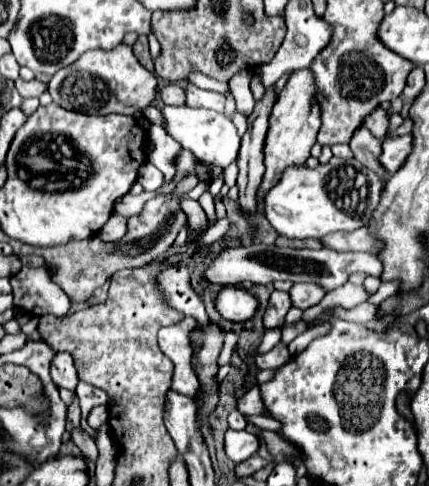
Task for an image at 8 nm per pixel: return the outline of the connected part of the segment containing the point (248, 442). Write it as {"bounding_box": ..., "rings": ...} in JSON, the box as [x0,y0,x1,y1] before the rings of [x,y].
{"bounding_box":[224,430,260,464],"rings":[[[228,430],[224,436],[224,448],[226,448],[226,456],[238,464],[258,452],[260,440],[246,430],[242,430],[242,432]]]}

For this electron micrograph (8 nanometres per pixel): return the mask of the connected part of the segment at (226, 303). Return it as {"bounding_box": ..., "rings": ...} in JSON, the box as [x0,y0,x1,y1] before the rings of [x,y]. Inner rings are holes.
{"bounding_box":[216,286,258,322],"rings":[[[224,286],[218,296],[216,296],[216,310],[224,320],[230,322],[246,322],[254,316],[258,308],[256,298],[244,290],[244,288],[236,288],[236,286]]]}

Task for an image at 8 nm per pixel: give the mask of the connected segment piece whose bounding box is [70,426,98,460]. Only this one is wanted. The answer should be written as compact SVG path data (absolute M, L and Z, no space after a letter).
M82 426L74 428L74 430L70 432L70 438L72 438L72 442L82 450L82 454L86 456L86 460L96 460L96 456L98 456L96 444L94 444L94 440L86 434L86 430L84 430Z

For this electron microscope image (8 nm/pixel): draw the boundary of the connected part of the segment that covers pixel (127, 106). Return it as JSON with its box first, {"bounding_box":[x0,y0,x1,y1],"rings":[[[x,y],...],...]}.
{"bounding_box":[48,46,158,114],"rings":[[[116,46],[108,52],[104,50],[90,50],[80,56],[72,66],[58,70],[50,82],[48,92],[52,100],[72,112],[80,114],[136,114],[142,108],[150,106],[158,96],[158,80],[152,72],[148,72],[136,56],[132,54],[130,46]]]}

